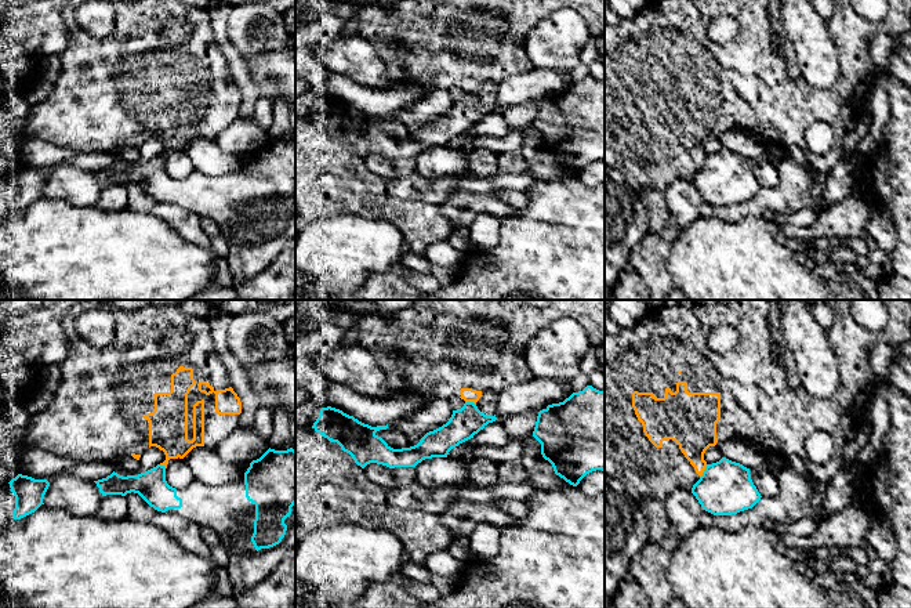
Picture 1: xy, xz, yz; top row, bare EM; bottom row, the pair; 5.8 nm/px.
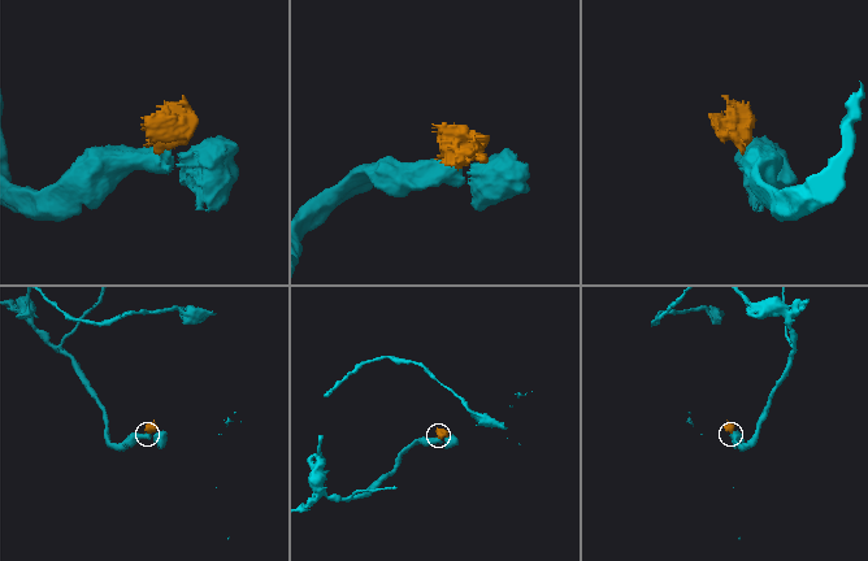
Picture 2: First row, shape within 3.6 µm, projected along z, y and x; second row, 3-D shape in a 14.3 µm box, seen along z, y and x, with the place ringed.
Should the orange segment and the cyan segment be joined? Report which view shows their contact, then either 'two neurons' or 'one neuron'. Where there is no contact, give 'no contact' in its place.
contact in yz; two neurons

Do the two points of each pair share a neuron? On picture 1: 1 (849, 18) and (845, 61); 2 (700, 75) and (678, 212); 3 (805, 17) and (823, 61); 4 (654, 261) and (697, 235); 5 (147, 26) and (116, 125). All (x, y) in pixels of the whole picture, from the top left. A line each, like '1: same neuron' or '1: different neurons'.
1: same neuron
2: different neurons
3: same neuron
4: different neurons
5: same neuron

